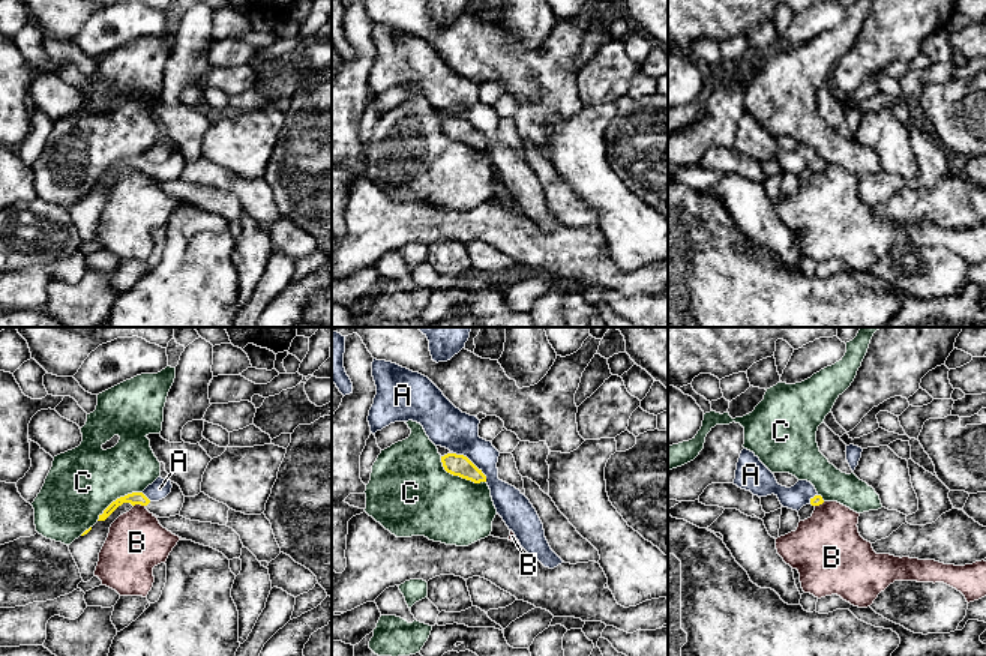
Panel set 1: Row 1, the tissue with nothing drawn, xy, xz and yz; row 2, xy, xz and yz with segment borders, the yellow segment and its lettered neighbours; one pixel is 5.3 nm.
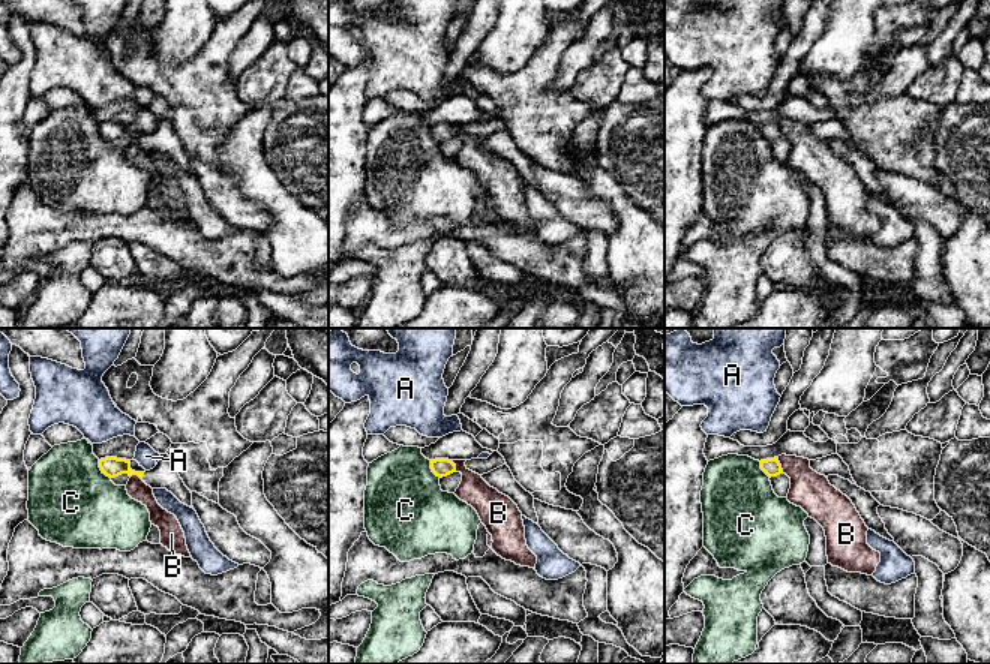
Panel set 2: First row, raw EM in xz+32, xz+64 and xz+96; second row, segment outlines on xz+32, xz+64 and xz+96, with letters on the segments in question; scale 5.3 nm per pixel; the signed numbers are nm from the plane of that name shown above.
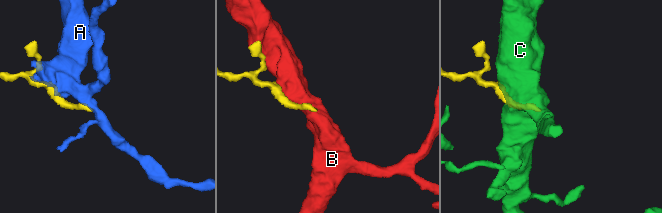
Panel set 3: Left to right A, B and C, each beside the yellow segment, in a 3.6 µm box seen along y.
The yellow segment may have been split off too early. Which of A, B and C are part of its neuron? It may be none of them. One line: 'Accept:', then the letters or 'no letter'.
Accept: no letter

